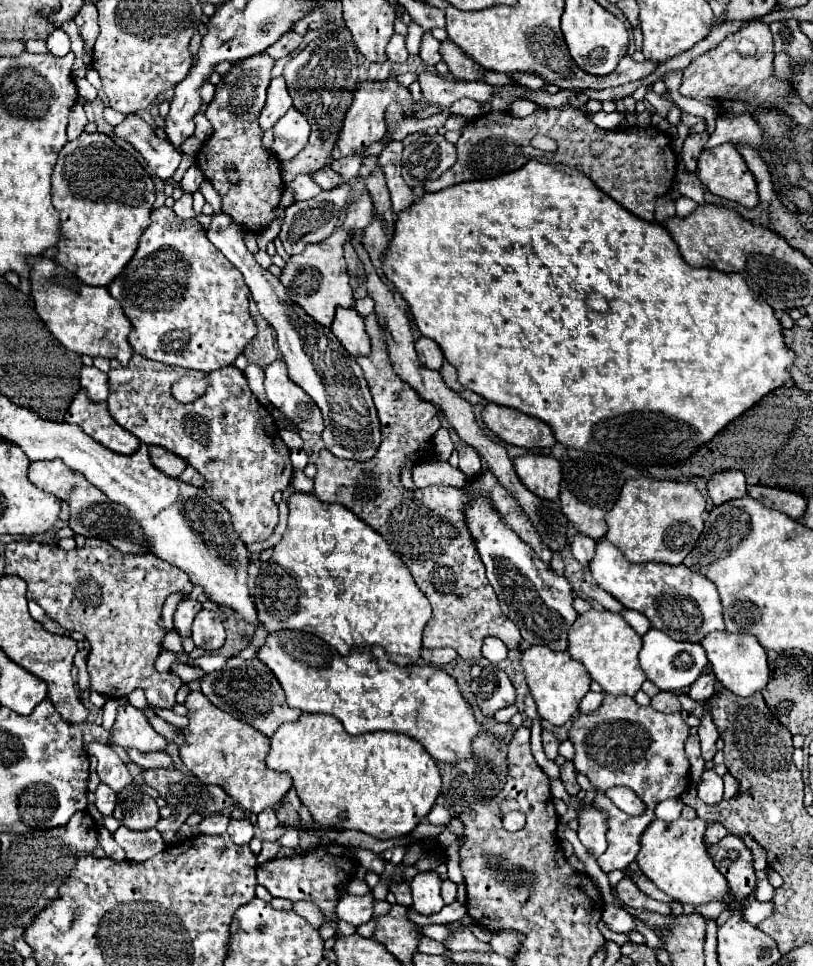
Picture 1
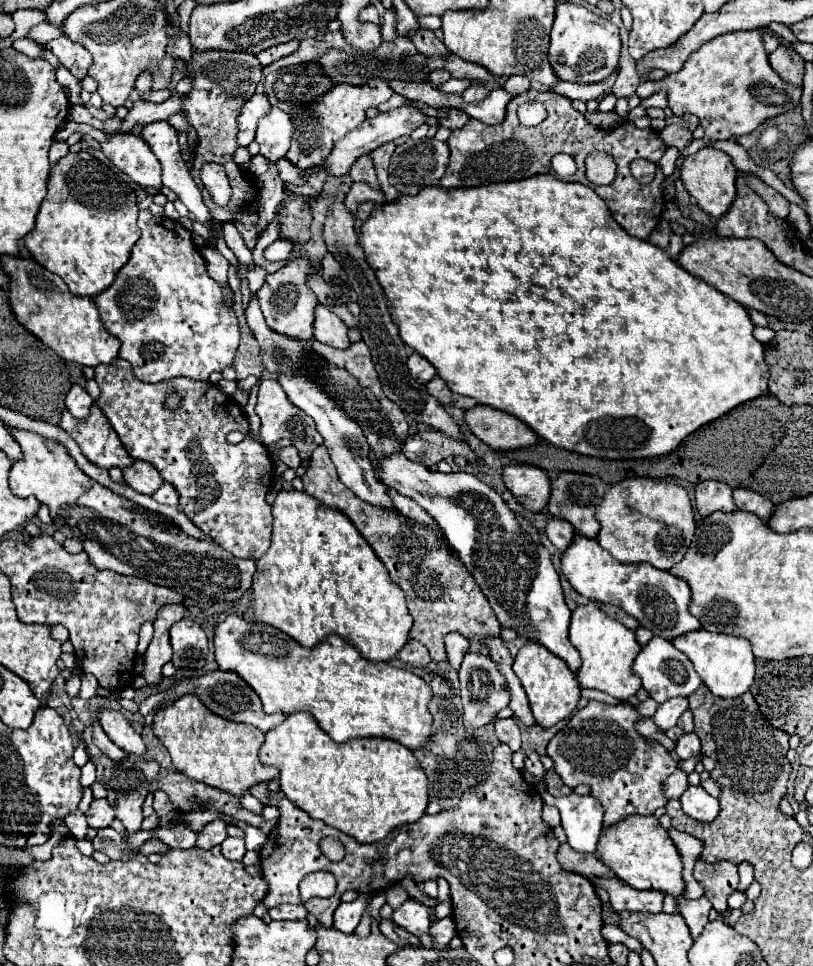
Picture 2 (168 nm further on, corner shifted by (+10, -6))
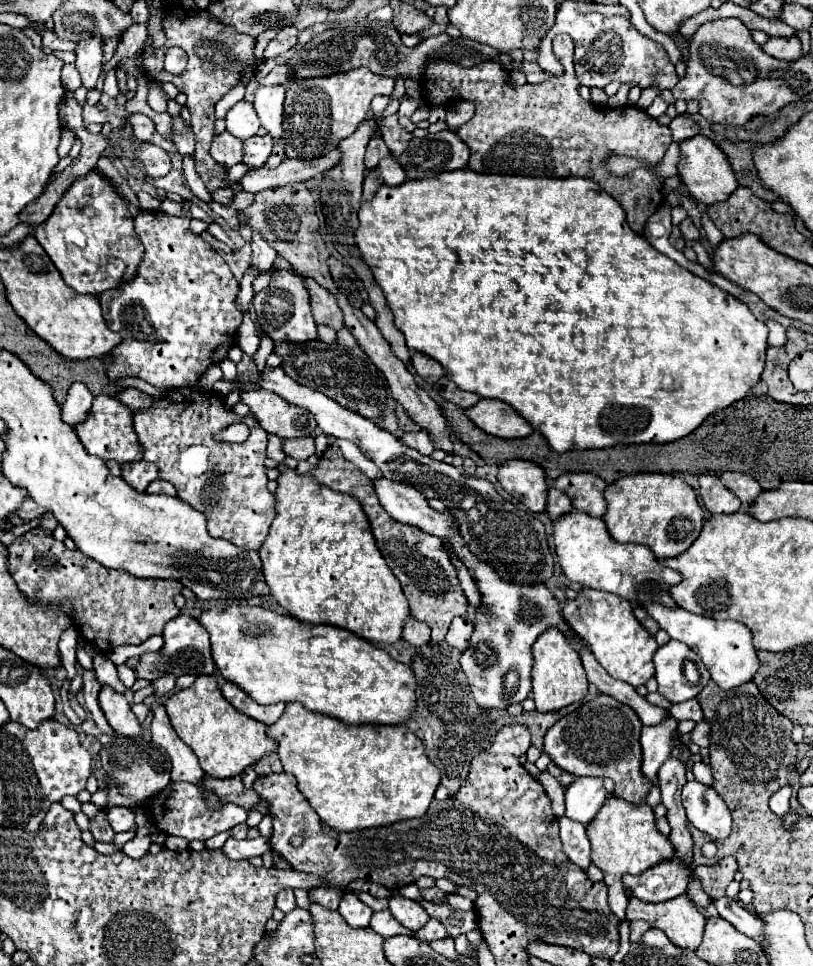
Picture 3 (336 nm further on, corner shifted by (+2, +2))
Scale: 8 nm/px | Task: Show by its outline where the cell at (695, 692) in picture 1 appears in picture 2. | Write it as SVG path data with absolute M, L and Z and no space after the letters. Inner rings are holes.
M670 699L668 703L662 703L658 707L658 711L652 719L660 731L668 731L672 725L676 725L676 721L680 719L680 715L686 709L688 709L688 699Z

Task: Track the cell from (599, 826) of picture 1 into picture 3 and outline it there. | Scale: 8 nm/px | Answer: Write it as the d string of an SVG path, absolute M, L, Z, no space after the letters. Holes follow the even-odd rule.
M576 777L566 787L566 817L588 825L600 811L608 793L598 777Z

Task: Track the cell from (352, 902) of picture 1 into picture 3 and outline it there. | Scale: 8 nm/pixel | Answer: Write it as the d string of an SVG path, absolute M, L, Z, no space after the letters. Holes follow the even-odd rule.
M346 893L346 895L340 899L338 913L340 913L340 915L344 917L344 921L346 921L350 927L354 927L354 929L368 927L370 917L372 917L372 909L366 907L360 899L356 899L354 893Z

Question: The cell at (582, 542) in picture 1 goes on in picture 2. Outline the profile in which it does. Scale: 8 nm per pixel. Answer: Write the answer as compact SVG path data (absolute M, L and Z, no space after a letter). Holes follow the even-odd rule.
M550 519L548 525L546 525L546 535L548 535L550 543L560 553L564 553L564 549L568 549L568 545L572 545L572 541L576 537L572 525L566 523L566 521L562 521L562 519Z

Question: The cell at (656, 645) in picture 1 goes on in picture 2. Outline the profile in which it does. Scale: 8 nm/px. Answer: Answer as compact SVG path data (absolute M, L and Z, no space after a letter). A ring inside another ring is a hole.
M652 637L642 647L642 651L638 653L638 657L636 657L634 665L632 665L632 671L642 679L642 687L658 703L664 703L664 701L668 701L672 697L678 697L678 695L688 697L702 683L700 677L698 677L698 673L692 667L692 661L682 651L676 651L676 647L672 647L670 641L660 639L660 637Z

